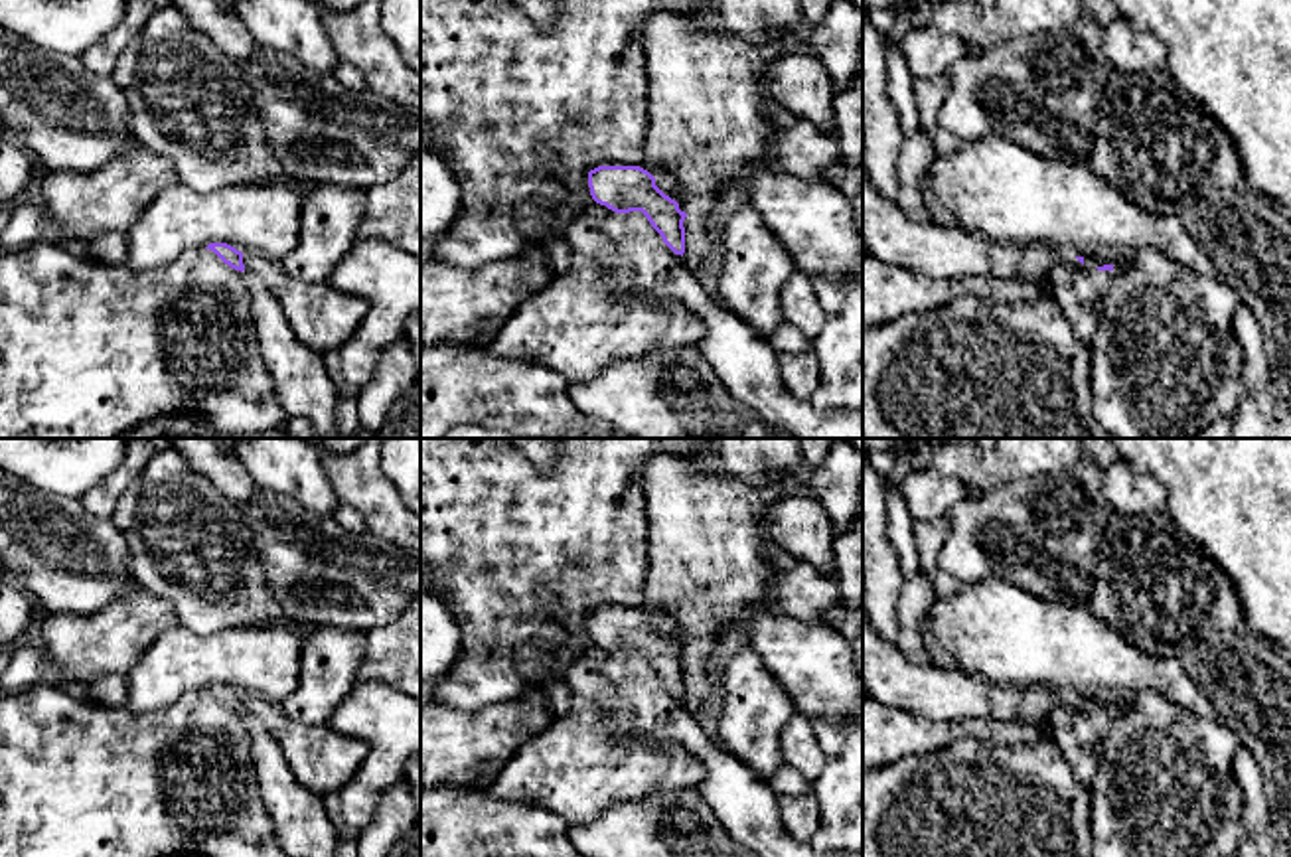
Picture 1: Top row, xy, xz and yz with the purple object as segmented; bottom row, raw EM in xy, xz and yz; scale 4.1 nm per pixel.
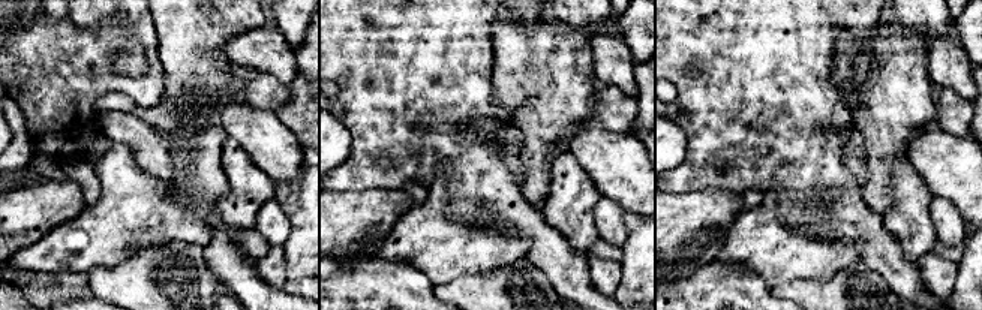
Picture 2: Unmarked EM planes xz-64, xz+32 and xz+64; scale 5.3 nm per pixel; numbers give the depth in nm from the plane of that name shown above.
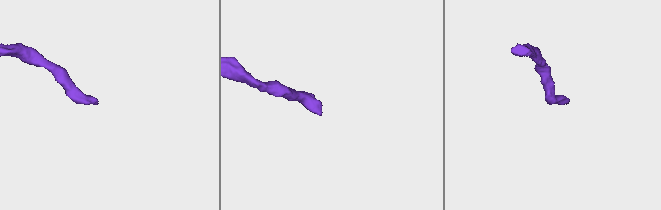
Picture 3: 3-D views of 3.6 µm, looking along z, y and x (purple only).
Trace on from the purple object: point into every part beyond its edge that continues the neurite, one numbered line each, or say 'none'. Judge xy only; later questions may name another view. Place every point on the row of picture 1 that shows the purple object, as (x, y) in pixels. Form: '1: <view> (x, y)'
none

